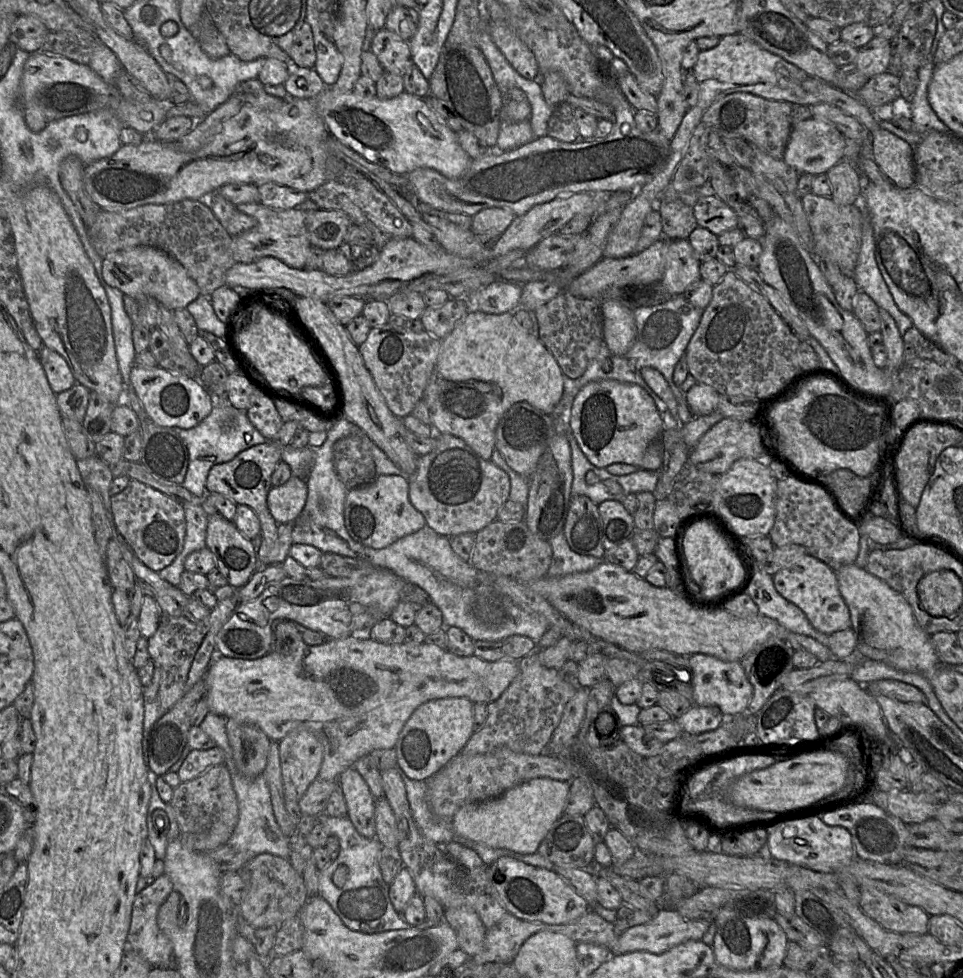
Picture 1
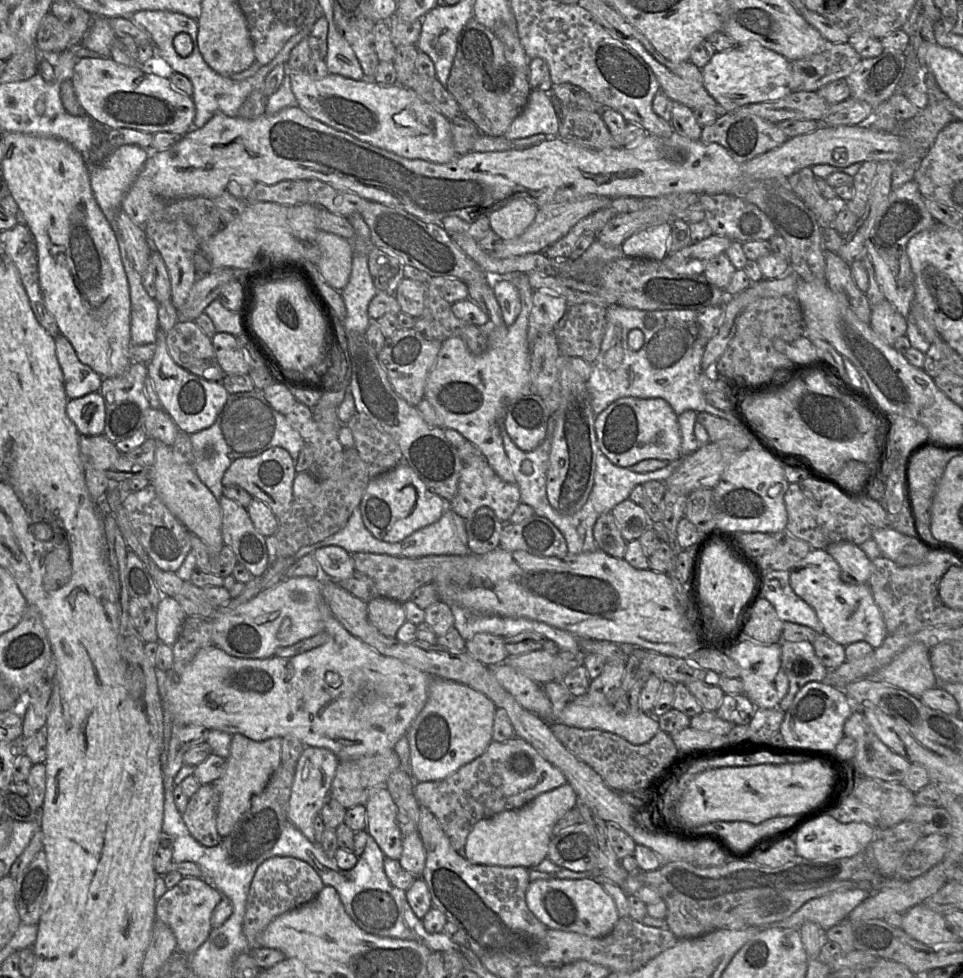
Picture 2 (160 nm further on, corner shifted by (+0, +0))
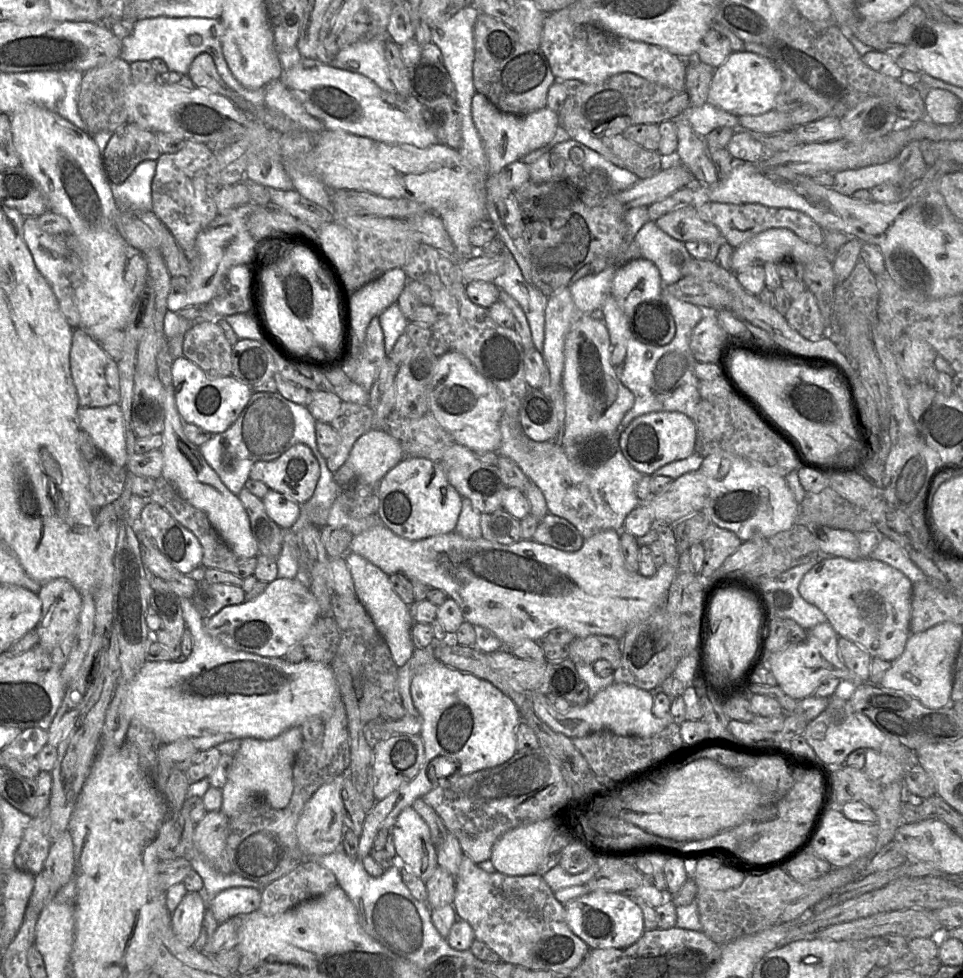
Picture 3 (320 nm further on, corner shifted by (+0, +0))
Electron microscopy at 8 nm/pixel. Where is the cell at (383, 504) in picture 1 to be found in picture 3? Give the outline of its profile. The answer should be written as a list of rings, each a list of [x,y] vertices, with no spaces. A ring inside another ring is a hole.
[[[406,457],[378,484],[379,504],[375,516],[397,536],[419,541],[455,532],[462,496],[449,483],[442,466],[430,459]]]

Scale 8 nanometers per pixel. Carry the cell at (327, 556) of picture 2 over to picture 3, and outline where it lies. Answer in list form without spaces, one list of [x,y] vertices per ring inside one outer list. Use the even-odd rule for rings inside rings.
[[[349,551],[343,557],[353,579],[356,597],[363,604],[377,630],[388,645],[395,664],[398,667],[403,667],[415,650],[411,634],[414,624],[411,607],[404,603],[395,593],[391,586],[389,575],[377,566],[364,557]]]

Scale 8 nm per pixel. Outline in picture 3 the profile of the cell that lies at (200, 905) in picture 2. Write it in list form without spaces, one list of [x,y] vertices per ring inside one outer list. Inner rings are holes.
[[[228,888],[208,899],[208,909],[222,923],[230,918],[258,911],[262,892],[253,888]]]

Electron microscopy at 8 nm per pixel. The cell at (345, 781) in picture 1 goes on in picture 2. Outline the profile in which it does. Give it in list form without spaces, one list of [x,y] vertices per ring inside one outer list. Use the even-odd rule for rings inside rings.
[[[386,788],[377,789],[365,804],[366,832],[373,837],[387,858],[399,860],[403,835],[397,821],[398,808]]]

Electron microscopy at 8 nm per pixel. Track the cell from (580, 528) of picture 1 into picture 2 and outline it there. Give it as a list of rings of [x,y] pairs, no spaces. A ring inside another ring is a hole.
[[[611,513],[599,516],[593,527],[593,536],[599,550],[616,558],[624,557],[628,542],[623,538],[616,519]]]

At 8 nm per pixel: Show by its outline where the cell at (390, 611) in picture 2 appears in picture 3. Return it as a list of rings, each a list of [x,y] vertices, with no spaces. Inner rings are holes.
[[[432,645],[425,649],[415,648],[411,658],[398,671],[398,691],[407,715],[422,720],[420,736],[425,746],[425,761],[416,777],[419,779],[424,773],[438,785],[436,781],[441,779],[460,777],[508,761],[517,752],[516,729],[522,722],[519,708],[489,681],[442,664],[431,651]]]

